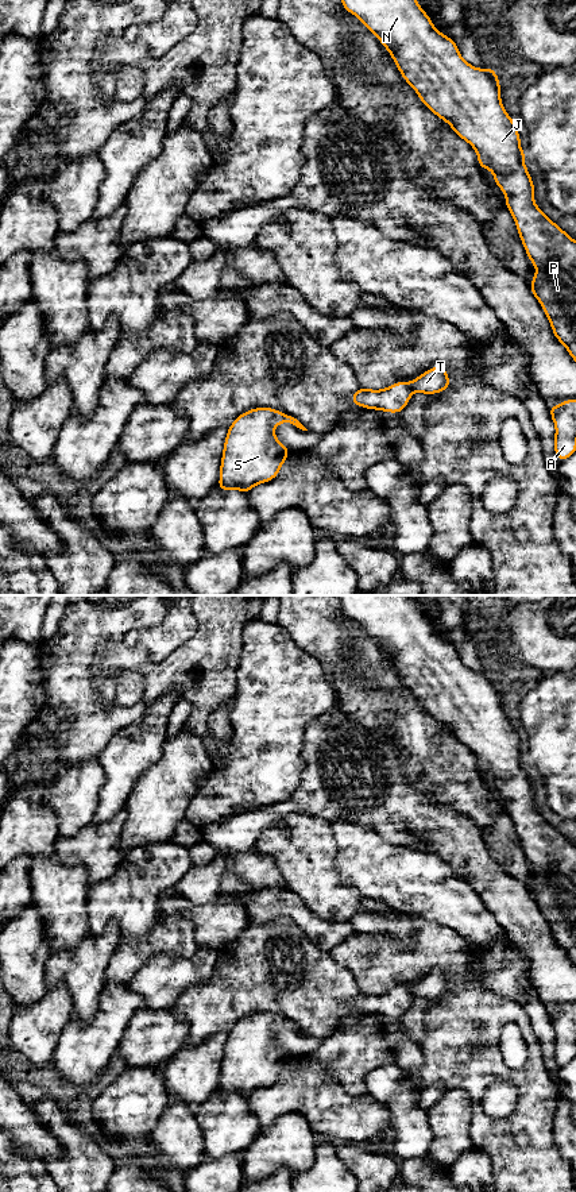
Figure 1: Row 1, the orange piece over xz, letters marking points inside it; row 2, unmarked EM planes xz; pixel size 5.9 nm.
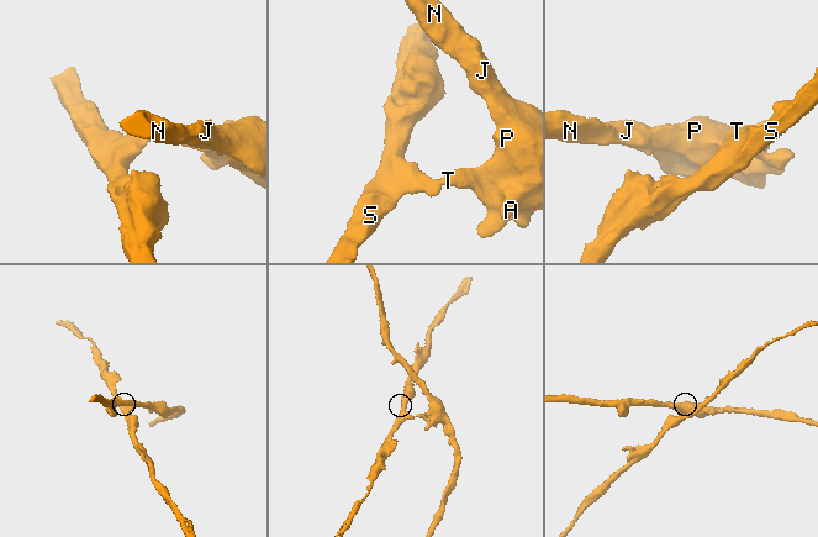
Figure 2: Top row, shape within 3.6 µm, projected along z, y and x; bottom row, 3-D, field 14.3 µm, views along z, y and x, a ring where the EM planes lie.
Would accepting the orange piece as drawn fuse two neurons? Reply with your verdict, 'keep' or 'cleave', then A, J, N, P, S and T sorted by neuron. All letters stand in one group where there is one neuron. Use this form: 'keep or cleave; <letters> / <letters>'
cleave; A J N P T / S

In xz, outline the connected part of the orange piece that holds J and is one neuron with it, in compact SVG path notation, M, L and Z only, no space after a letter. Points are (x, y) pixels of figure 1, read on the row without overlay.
M336 595L343 613L357 621L393 661L402 683L413 691L424 710L447 726L457 741L468 747L478 759L480 774L490 774L494 786L506 799L505 810L514 822L521 846L537 872L530 884L530 895L541 909L556 944L567 953L576 967L576 845L552 826L534 806L534 787L525 771L525 756L514 724L510 722L500 705L500 687L492 672L478 674L465 667L453 644L441 639L428 618L420 612L417 602L409 595Z

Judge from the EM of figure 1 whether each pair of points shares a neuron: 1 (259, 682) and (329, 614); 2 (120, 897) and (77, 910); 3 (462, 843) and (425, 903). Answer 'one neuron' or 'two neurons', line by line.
1: two neurons
2: two neurons
3: two neurons

